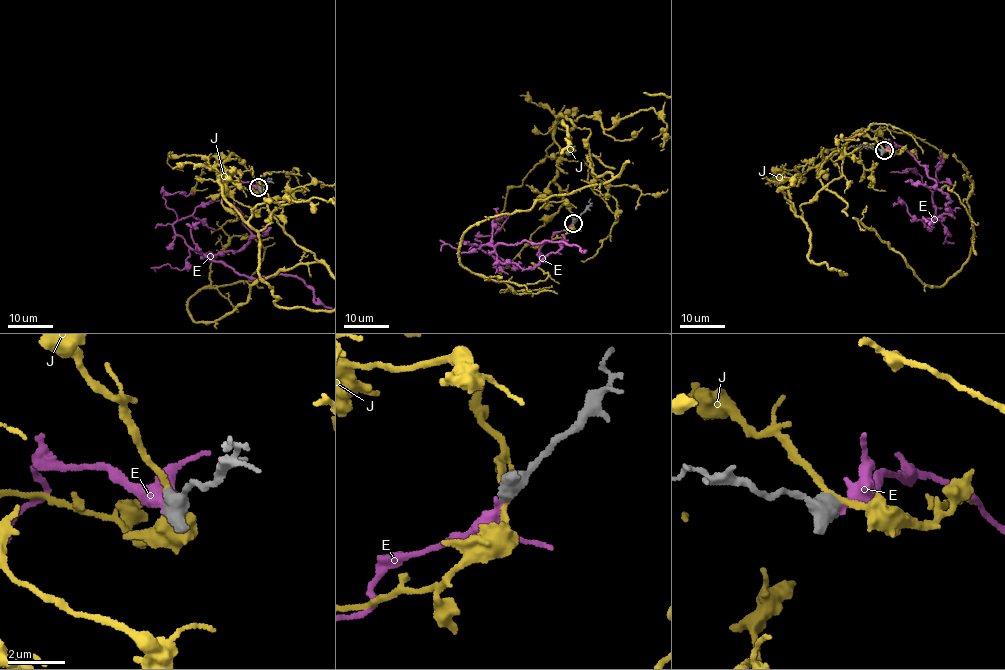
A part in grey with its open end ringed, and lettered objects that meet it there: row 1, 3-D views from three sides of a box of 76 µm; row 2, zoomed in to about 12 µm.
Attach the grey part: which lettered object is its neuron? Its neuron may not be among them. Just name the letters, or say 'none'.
E

